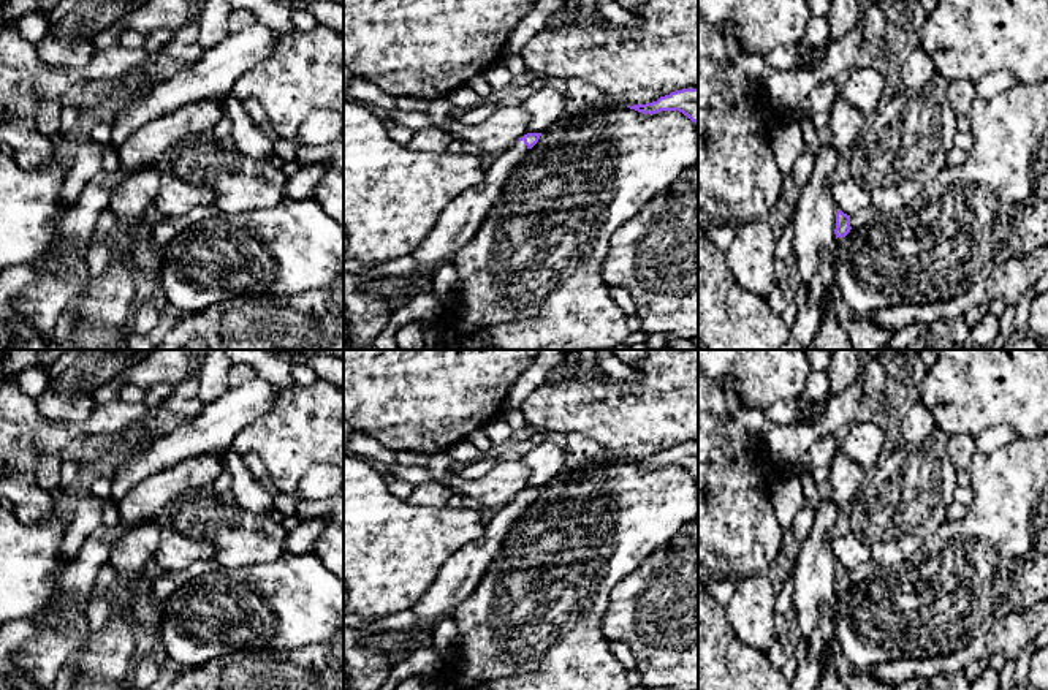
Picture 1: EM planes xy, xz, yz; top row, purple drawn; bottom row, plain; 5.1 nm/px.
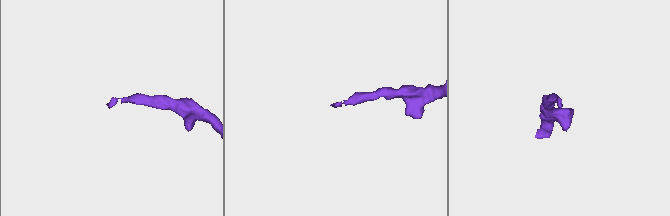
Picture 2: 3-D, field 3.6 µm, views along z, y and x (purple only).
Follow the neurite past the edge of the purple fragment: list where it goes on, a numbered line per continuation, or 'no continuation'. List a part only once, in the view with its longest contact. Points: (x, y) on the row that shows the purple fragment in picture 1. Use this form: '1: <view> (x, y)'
1: xz (459, 222)

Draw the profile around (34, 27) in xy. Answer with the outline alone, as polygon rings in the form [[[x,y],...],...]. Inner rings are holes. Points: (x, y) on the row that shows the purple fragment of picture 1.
[[[43,11],[28,13],[13,21],[11,25],[32,44],[38,44],[44,36],[66,32],[63,24],[54,24]]]

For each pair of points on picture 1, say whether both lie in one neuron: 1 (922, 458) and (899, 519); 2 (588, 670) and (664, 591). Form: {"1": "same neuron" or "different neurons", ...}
{"1": "same neuron", "2": "different neurons"}

